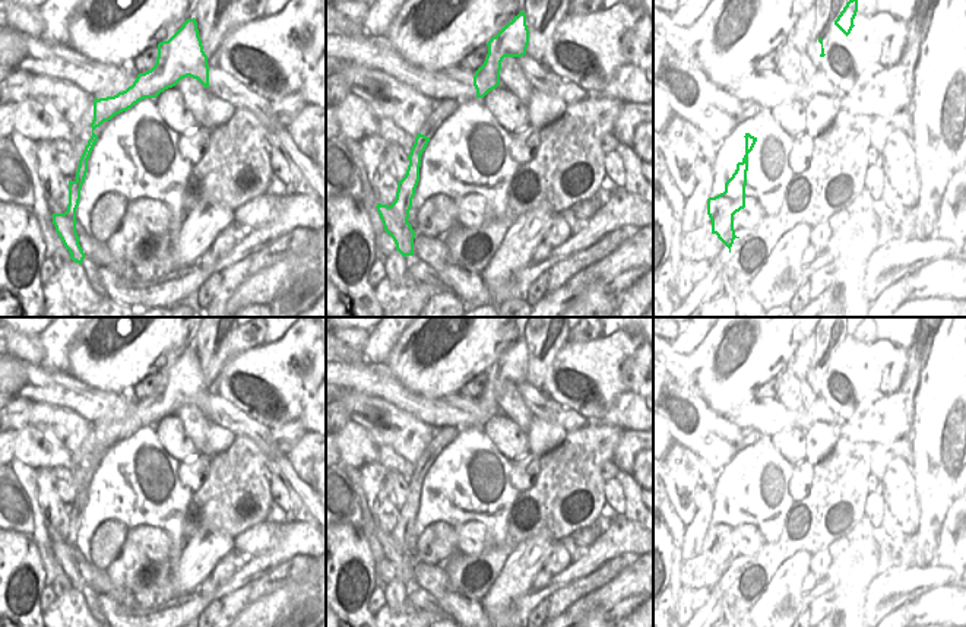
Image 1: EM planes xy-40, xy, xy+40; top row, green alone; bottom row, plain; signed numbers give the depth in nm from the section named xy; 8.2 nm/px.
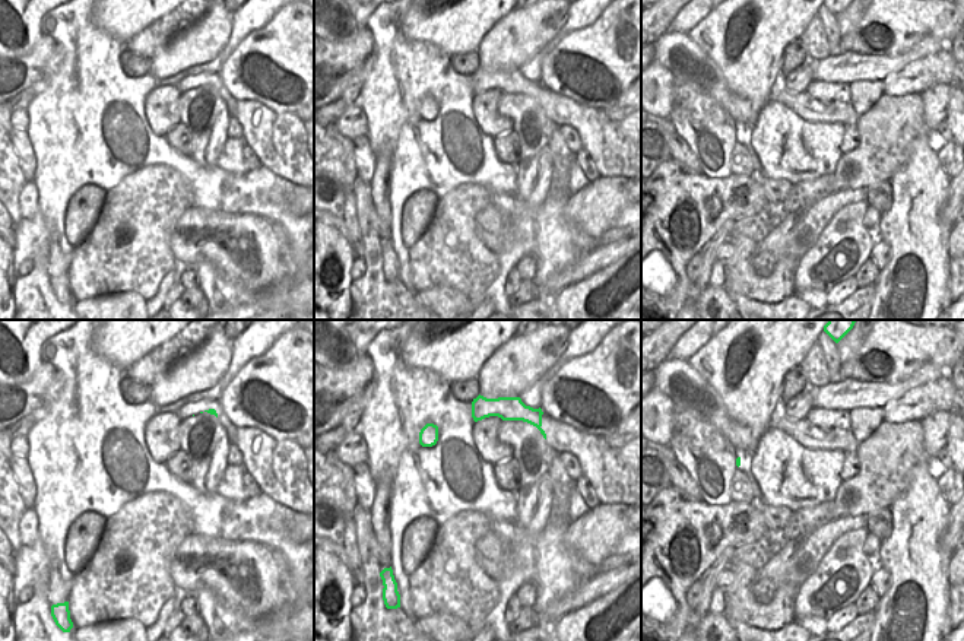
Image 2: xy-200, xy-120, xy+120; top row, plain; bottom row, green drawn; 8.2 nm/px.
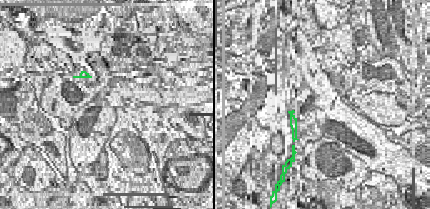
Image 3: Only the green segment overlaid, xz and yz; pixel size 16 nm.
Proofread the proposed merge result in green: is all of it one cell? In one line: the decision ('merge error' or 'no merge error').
merge error

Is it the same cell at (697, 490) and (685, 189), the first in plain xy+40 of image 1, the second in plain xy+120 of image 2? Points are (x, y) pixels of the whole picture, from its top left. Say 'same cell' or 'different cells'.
different cells

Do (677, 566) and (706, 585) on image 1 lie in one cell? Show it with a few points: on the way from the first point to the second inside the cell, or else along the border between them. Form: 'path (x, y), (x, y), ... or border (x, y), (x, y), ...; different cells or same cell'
border (712, 561), (699, 592); different cells

